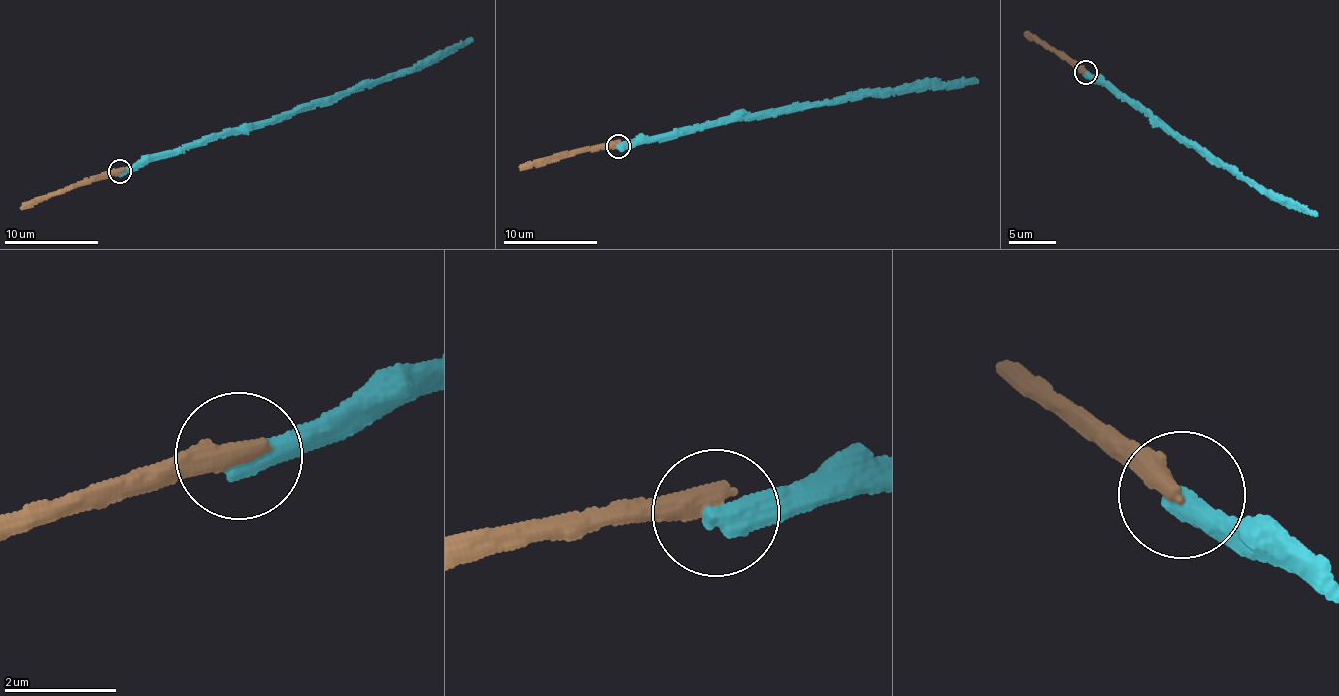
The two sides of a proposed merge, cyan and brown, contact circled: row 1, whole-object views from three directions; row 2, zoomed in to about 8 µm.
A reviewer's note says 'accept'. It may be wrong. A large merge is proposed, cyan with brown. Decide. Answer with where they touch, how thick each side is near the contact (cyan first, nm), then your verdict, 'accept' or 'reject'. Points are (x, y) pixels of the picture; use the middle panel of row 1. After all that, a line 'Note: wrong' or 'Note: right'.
place (618, 146); calibres 500 and 440 nm; reject
Note: wrong

